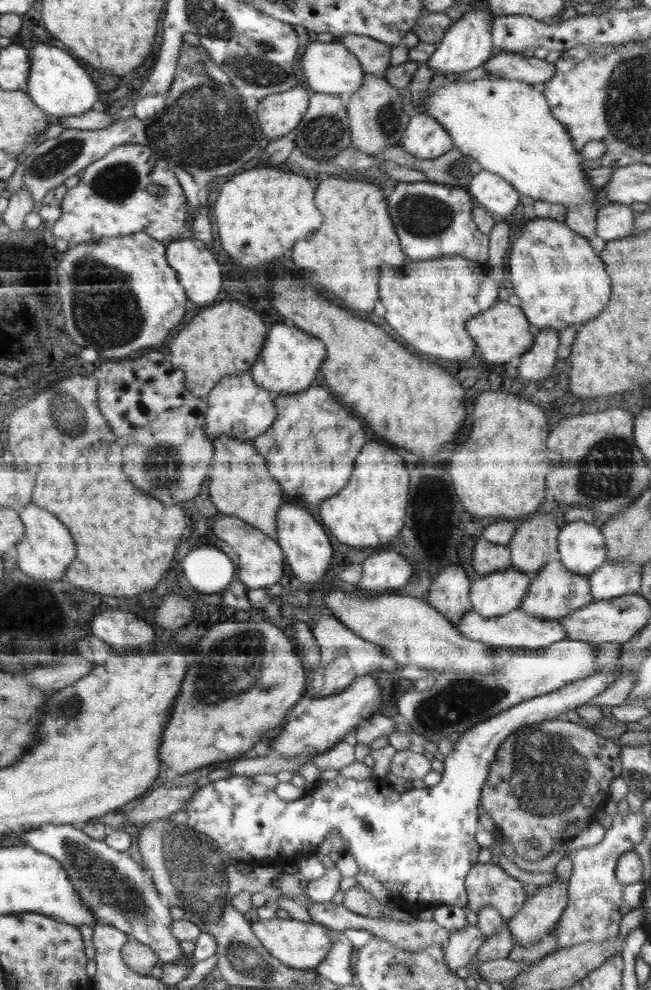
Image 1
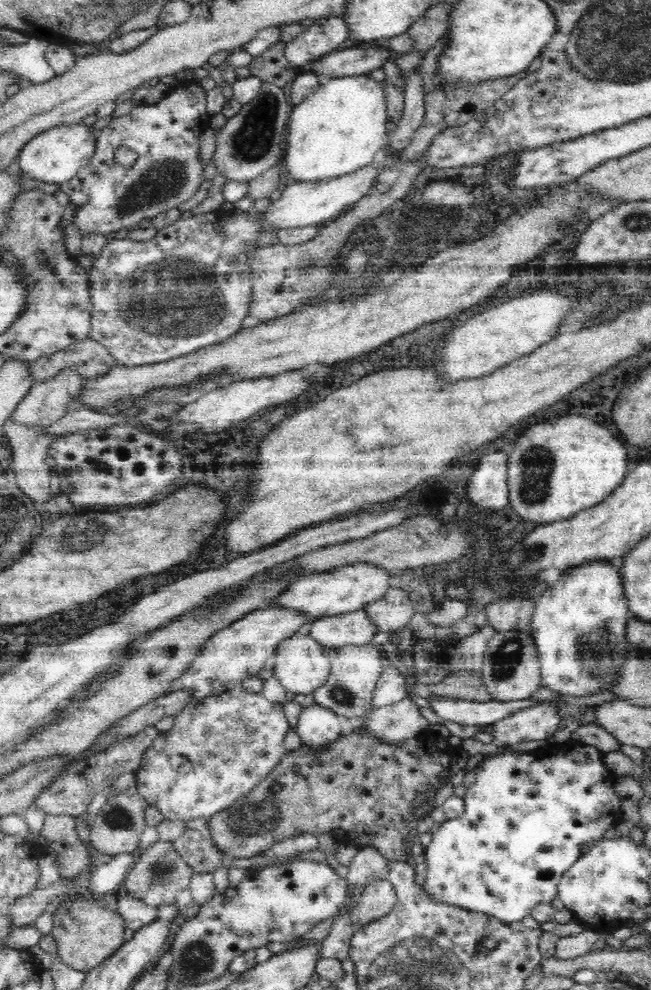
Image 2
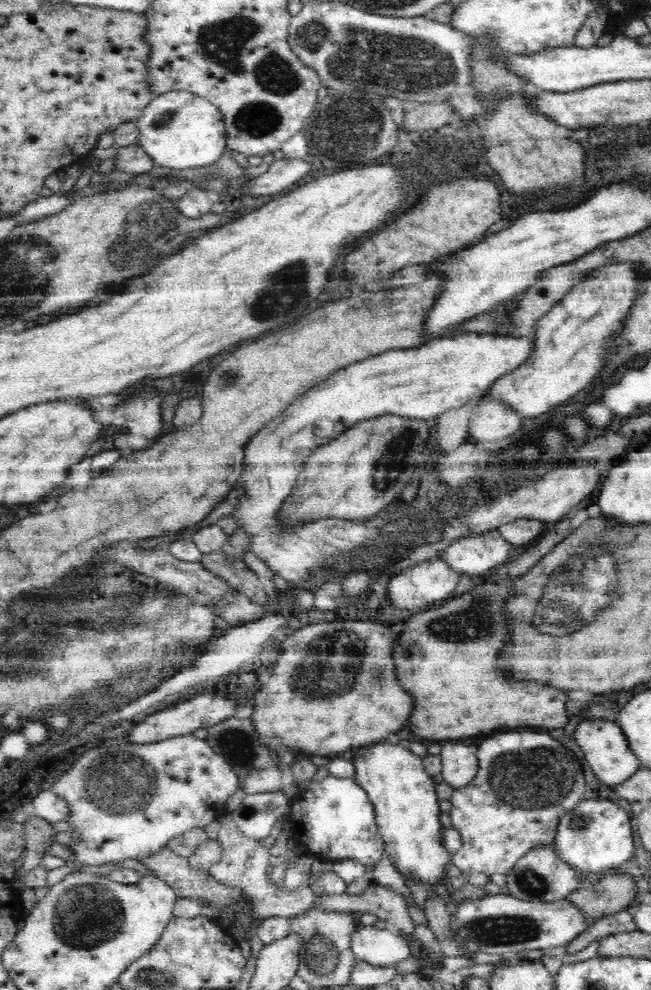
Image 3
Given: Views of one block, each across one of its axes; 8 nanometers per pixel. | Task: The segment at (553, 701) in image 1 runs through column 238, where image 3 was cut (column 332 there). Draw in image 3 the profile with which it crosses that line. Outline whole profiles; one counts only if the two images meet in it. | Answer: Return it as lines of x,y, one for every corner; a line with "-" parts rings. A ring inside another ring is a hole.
328,776
310,783
302,798
292,804
286,817
300,850
320,861
352,859
364,866
374,866
382,858
384,840
378,833
375,807
367,793
353,778

